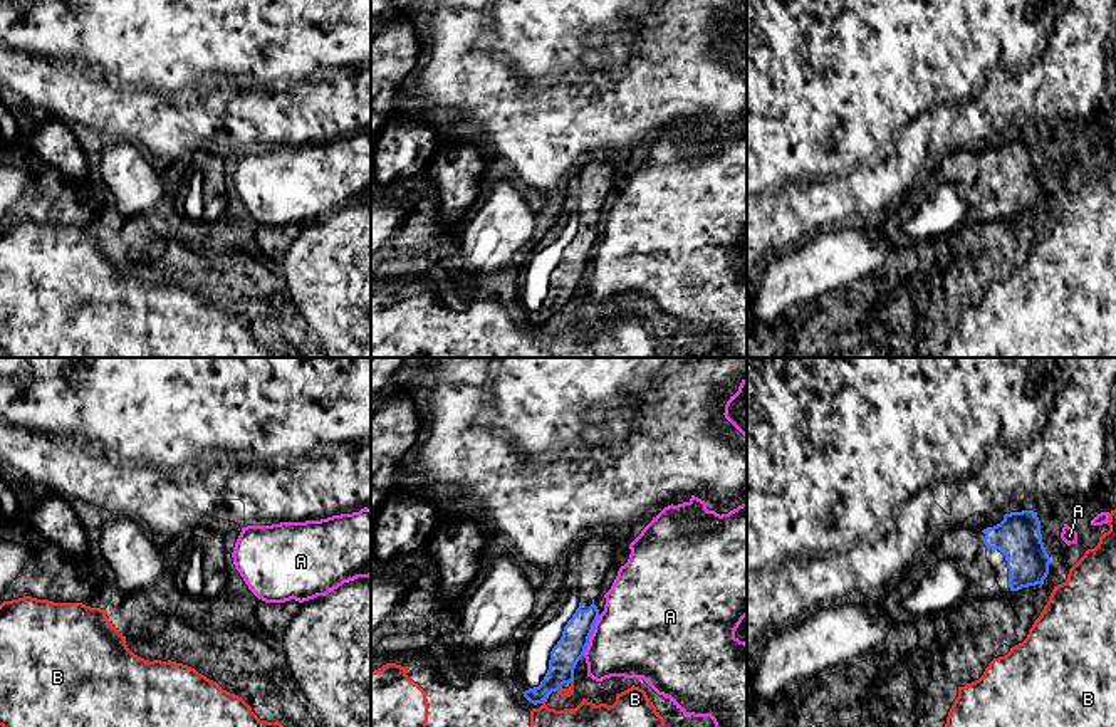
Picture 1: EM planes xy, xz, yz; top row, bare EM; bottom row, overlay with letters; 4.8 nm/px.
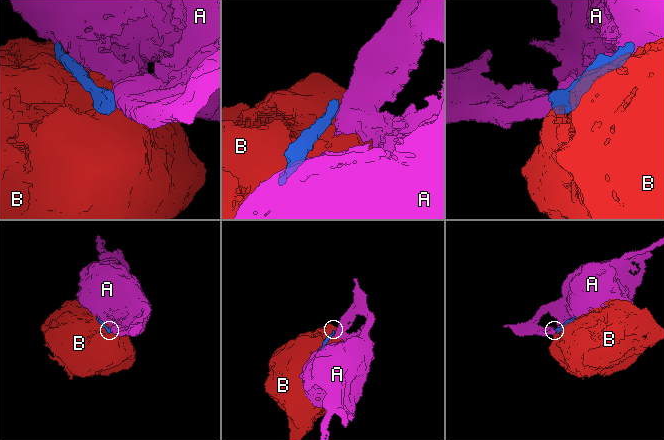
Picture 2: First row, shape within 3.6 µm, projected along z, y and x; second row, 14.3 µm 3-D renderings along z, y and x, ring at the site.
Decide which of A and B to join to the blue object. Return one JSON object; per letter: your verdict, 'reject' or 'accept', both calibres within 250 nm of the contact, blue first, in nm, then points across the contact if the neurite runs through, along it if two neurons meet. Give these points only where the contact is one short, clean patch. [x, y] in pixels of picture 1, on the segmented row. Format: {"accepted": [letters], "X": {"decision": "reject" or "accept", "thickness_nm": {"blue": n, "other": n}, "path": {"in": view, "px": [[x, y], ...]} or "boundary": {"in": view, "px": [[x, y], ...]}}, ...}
{"accepted": [], "A": {"decision": "reject", "thickness_nm": {"blue": 140, "other": 440}}, "B": {"decision": "reject", "thickness_nm": {"blue": 140, "other": 120}}}

